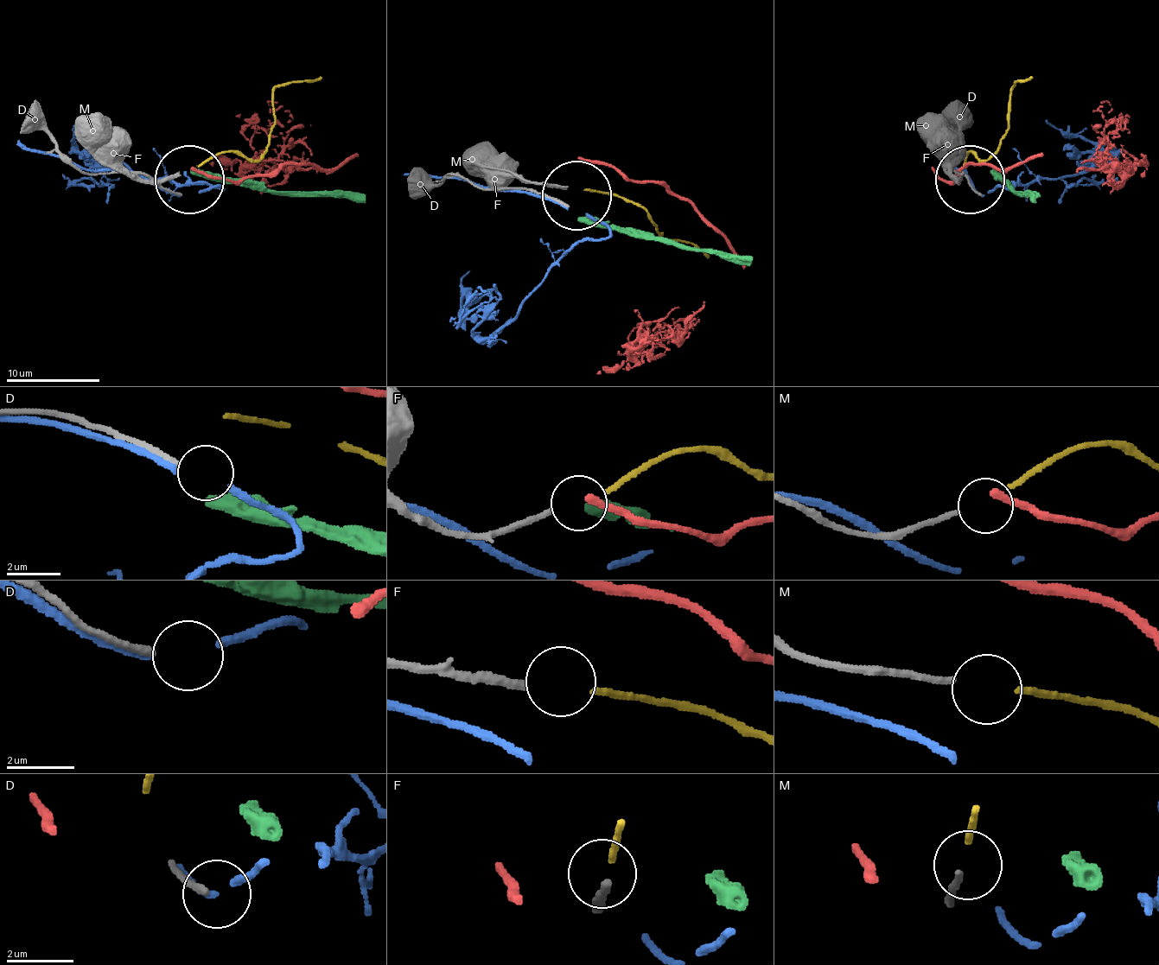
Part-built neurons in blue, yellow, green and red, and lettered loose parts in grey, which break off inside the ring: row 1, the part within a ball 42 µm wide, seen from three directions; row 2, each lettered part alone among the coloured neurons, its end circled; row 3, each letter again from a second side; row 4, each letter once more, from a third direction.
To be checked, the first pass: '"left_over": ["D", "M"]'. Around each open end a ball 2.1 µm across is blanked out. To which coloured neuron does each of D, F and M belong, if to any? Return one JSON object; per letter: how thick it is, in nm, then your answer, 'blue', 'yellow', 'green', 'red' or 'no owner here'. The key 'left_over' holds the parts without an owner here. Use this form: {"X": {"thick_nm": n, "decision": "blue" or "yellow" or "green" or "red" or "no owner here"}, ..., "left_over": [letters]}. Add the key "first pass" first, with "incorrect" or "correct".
{"first pass": "incorrect", "D": {"thick_nm": 240, "decision": "no owner here"}, "F": {"thick_nm": 240, "decision": "no owner here"}, "M": {"thick_nm": 180, "decision": "no owner here"}, "left_over": ["D", "F", "M"]}

